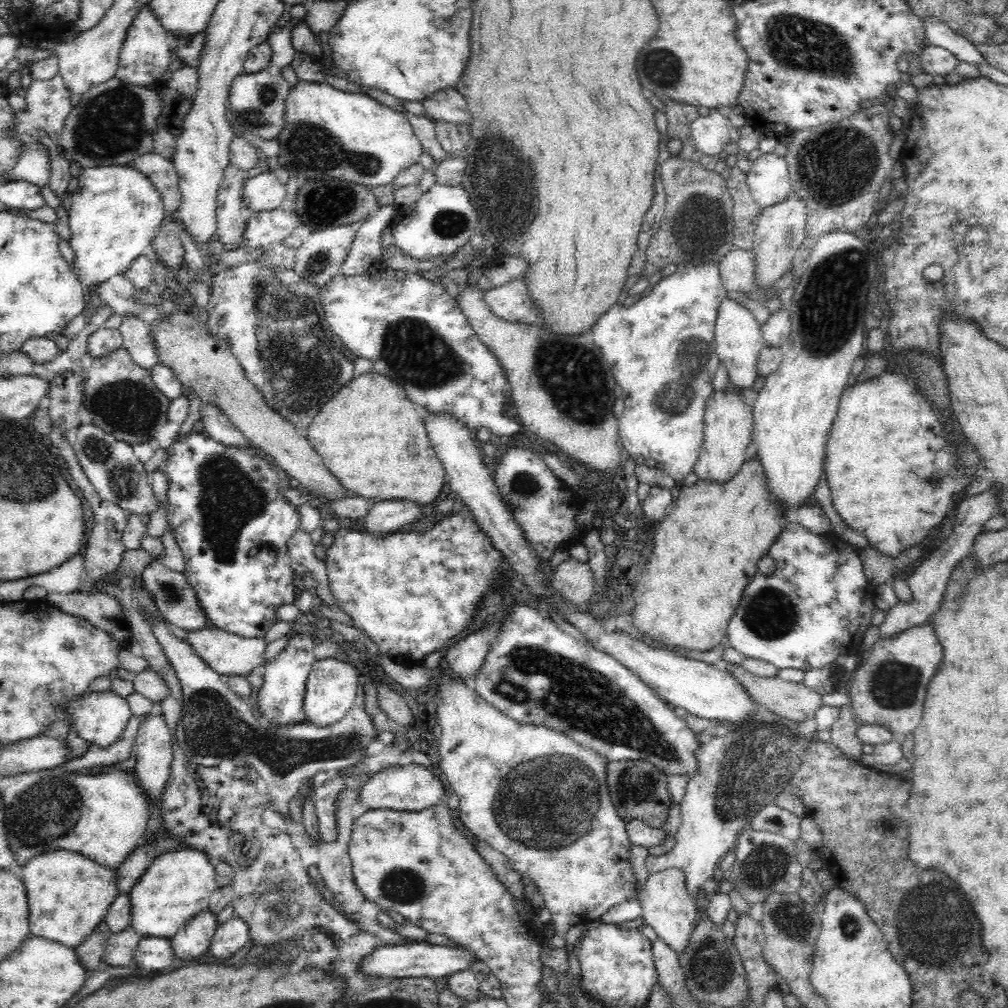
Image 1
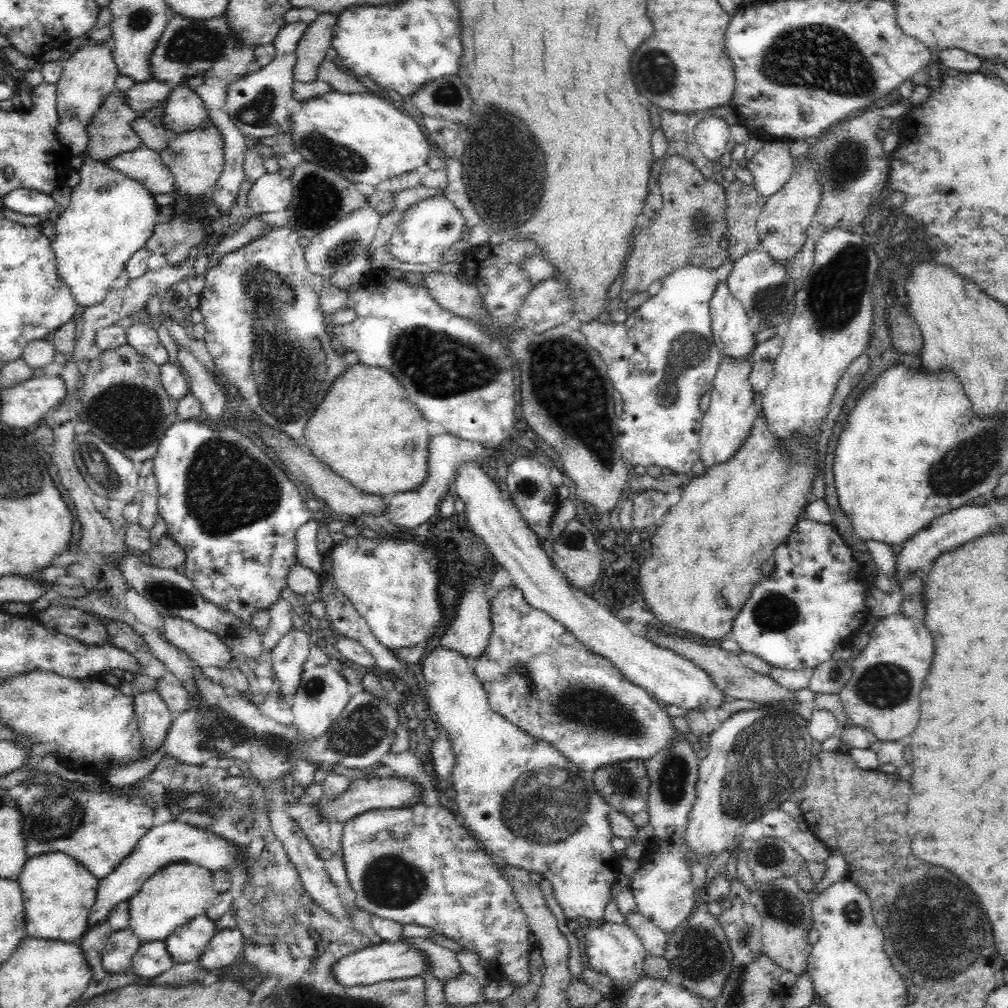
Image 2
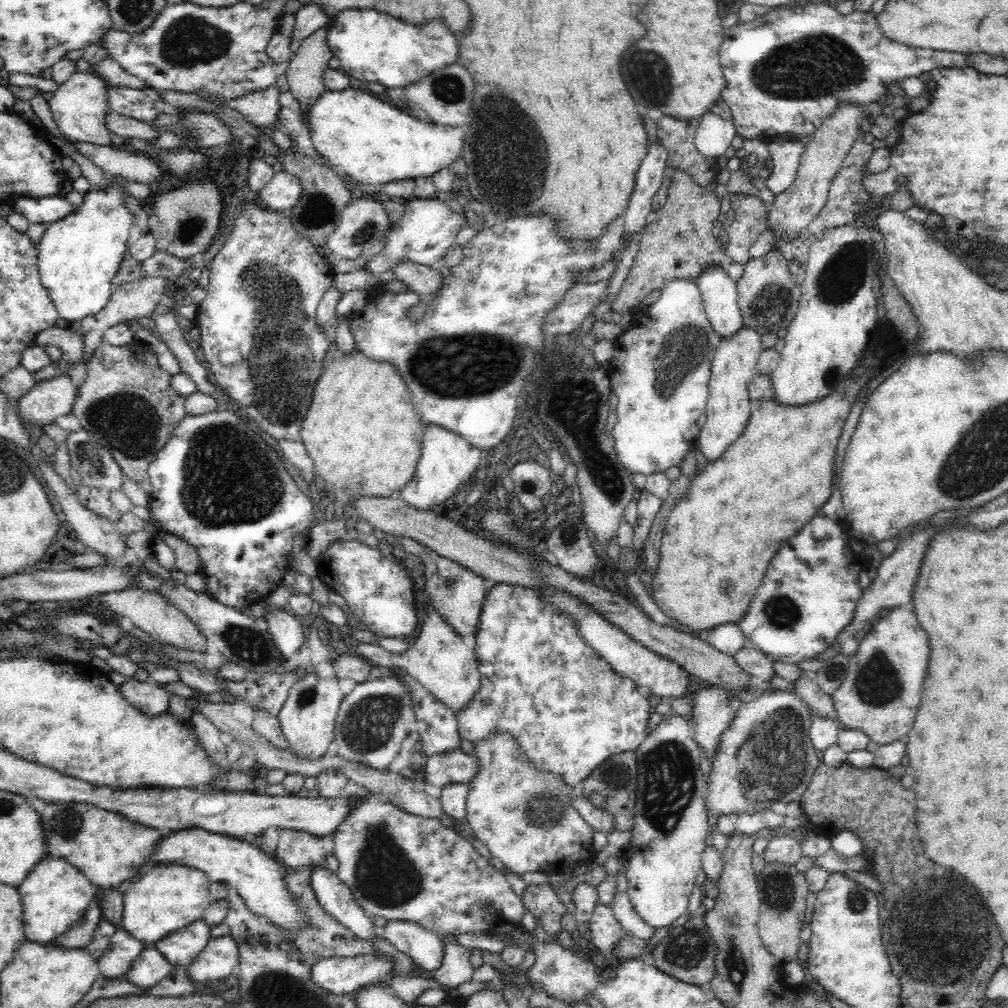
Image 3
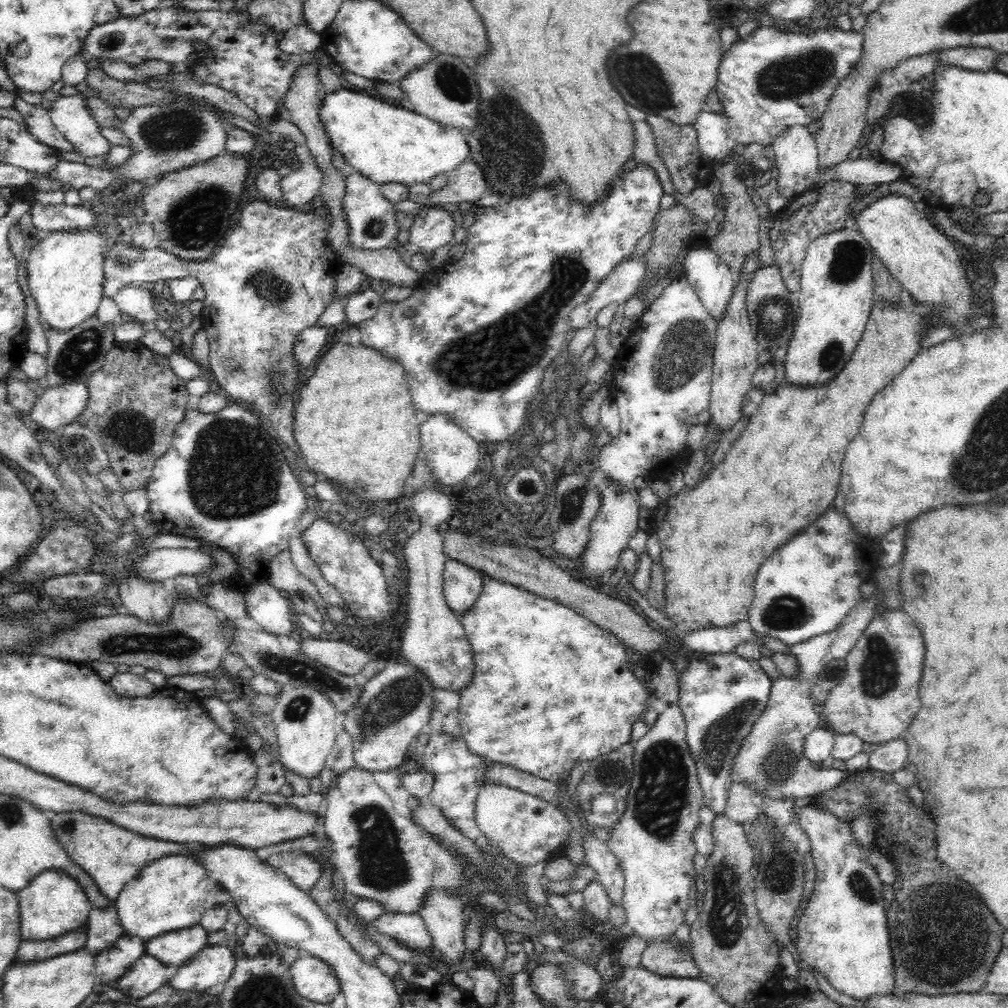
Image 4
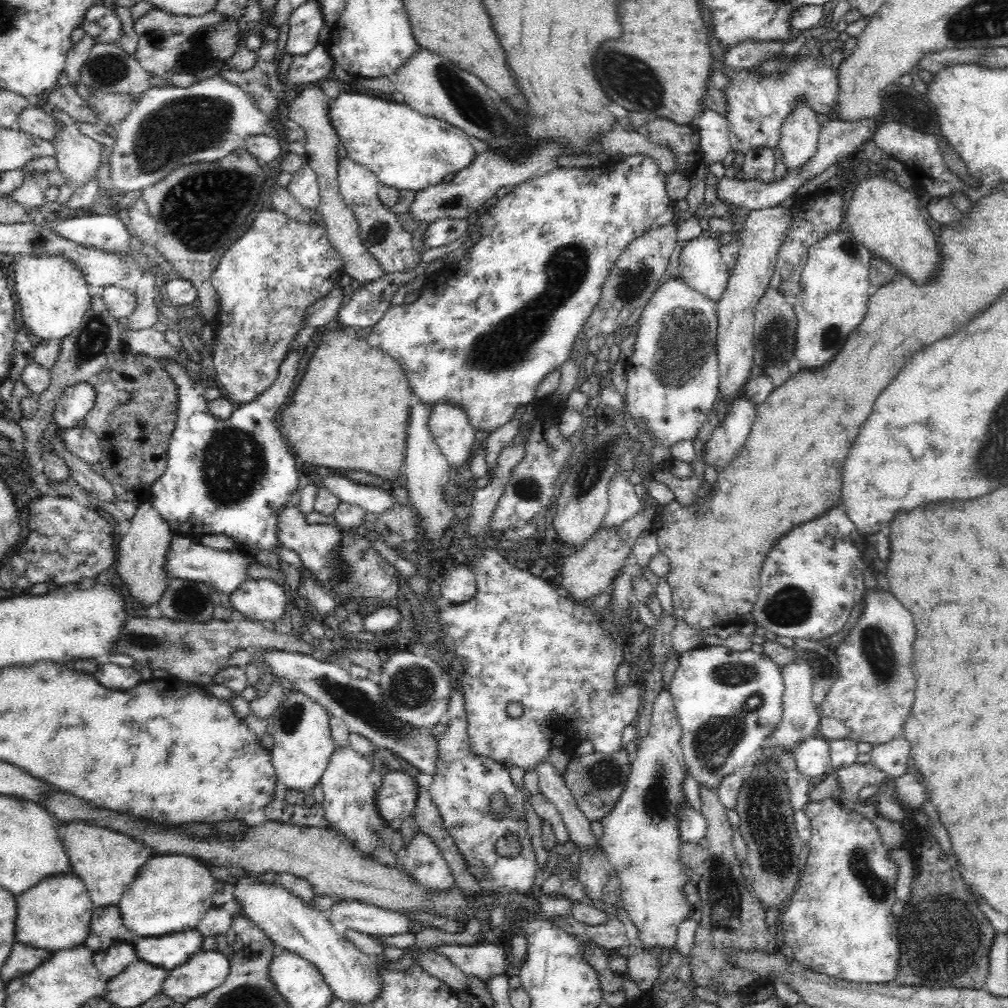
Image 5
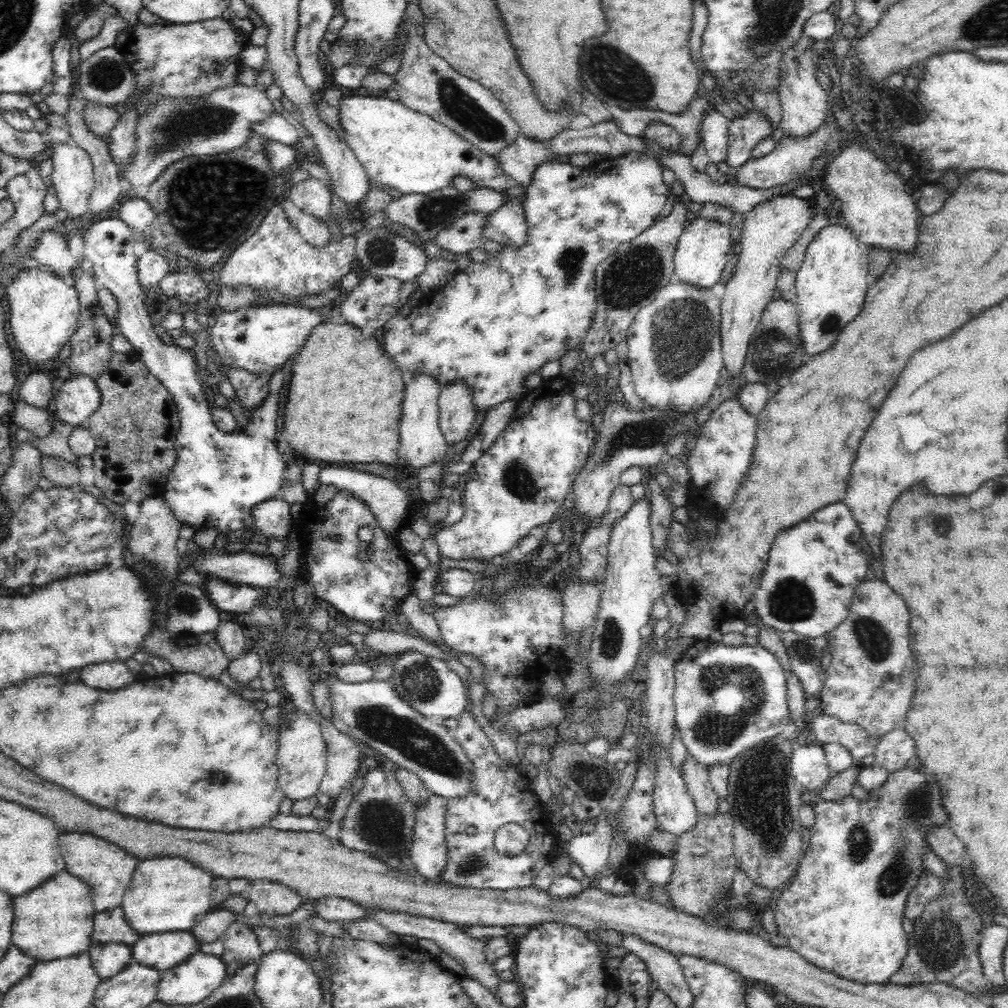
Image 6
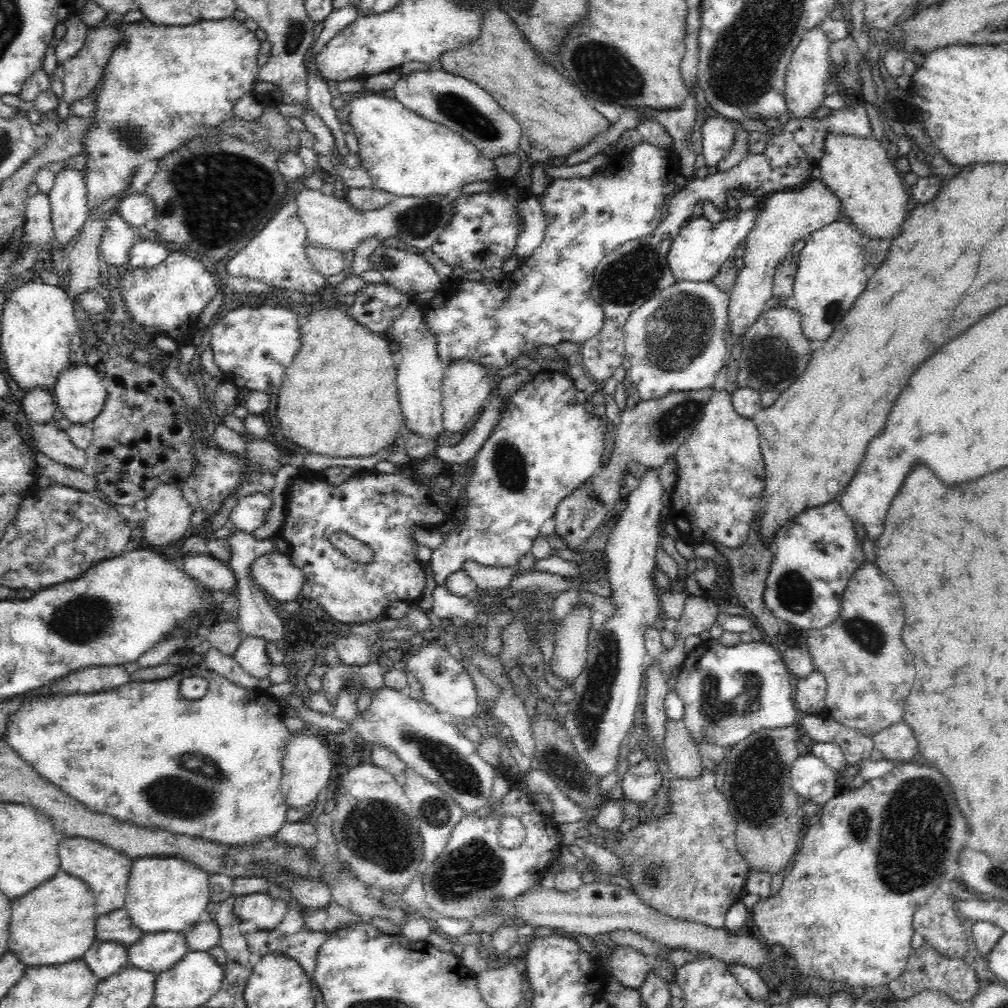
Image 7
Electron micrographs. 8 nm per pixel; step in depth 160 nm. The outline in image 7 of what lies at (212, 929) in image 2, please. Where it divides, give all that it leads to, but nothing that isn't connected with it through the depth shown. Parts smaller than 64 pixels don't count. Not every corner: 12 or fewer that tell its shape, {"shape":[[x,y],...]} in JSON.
{"shape":[[145,933],[130,966],[159,975],[188,952],[182,933]]}

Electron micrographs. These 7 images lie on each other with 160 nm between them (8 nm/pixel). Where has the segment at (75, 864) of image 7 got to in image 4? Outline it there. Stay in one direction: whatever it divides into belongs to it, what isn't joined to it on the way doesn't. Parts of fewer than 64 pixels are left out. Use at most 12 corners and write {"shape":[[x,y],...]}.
{"shape":[[82,812],[50,823],[70,860],[115,902],[149,863],[202,849]]}

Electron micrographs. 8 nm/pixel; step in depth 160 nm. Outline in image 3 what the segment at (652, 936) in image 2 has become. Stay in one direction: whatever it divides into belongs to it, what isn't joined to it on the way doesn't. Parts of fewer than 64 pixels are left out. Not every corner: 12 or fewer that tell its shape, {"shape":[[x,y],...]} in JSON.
{"shape":[[627,891],[614,892],[610,907],[624,931],[643,941],[655,928],[636,914]]}

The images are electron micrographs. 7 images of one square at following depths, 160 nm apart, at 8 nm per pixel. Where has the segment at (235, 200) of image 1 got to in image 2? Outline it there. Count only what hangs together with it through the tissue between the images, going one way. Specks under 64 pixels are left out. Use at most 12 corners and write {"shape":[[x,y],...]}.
{"shape":[[170,14],[150,79],[188,87],[222,135],[211,193],[229,213],[246,136],[226,112],[230,84],[260,65],[228,15]]}

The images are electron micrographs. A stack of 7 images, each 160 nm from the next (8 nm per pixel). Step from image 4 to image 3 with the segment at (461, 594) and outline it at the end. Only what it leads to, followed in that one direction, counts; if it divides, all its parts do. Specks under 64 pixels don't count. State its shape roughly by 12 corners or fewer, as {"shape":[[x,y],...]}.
{"shape":[[410,538],[434,609],[459,636],[474,636],[484,579]]}

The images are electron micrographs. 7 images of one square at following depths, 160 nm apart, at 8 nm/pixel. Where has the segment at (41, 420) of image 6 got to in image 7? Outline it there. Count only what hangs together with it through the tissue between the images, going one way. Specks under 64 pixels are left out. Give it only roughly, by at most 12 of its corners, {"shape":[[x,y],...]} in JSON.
{"shape":[[28,422],[32,445],[54,462],[86,470],[66,431]]}

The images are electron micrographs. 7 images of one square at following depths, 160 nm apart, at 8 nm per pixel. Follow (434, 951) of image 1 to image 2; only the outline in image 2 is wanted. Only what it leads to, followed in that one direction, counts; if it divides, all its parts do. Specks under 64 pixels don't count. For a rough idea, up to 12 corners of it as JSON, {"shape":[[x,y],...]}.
{"shape":[[410,944],[361,947],[332,964],[343,987],[416,976],[424,955]]}

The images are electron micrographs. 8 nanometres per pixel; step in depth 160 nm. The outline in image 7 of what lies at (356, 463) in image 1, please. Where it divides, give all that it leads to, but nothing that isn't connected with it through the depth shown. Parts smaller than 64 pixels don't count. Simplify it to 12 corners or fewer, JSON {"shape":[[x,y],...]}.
{"shape":[[304,310],[276,416],[324,456],[377,454],[404,419],[394,347]]}

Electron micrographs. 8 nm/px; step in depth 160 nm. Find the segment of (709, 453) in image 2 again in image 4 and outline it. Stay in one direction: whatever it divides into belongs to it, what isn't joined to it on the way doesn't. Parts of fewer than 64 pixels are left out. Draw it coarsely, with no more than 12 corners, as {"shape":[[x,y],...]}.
{"shape":[[742,262],[717,322],[711,420],[726,432],[753,389],[758,342],[747,288],[762,267]]}

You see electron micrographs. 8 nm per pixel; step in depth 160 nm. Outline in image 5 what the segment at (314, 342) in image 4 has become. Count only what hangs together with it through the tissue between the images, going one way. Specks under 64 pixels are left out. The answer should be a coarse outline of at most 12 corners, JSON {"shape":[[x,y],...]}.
{"shape":[[304,348],[226,420],[182,364],[166,470],[173,535],[273,550],[303,474],[276,429]]}

